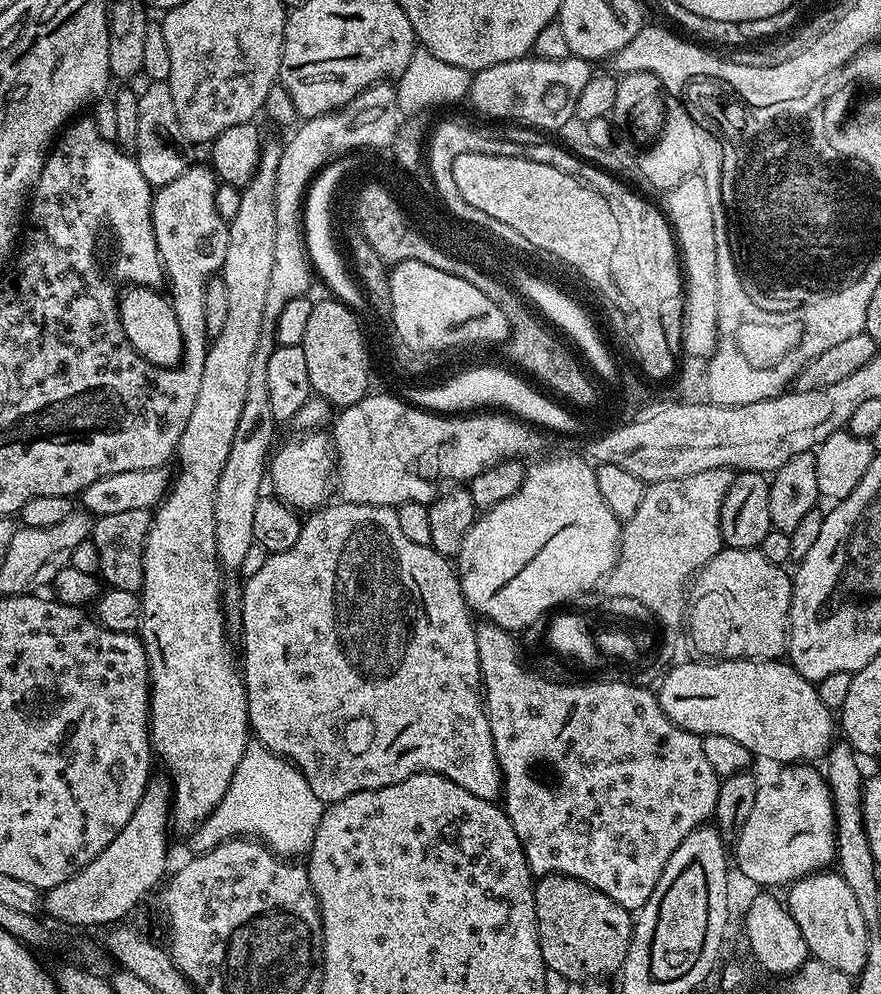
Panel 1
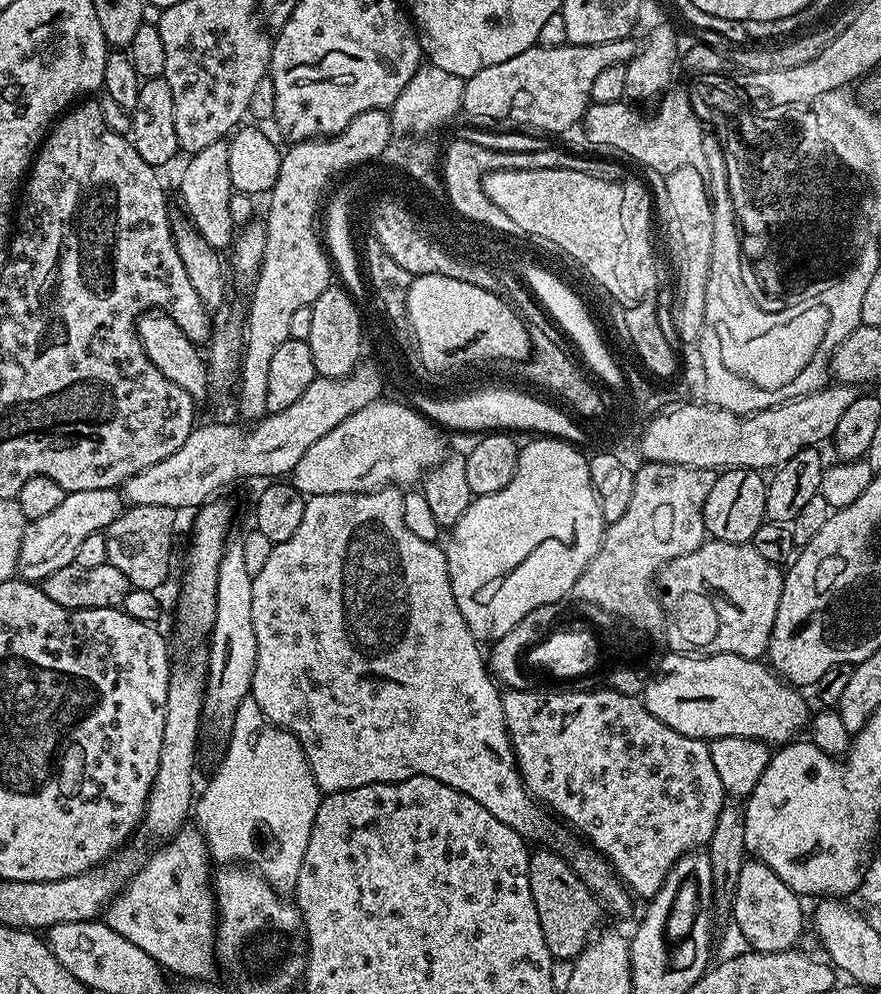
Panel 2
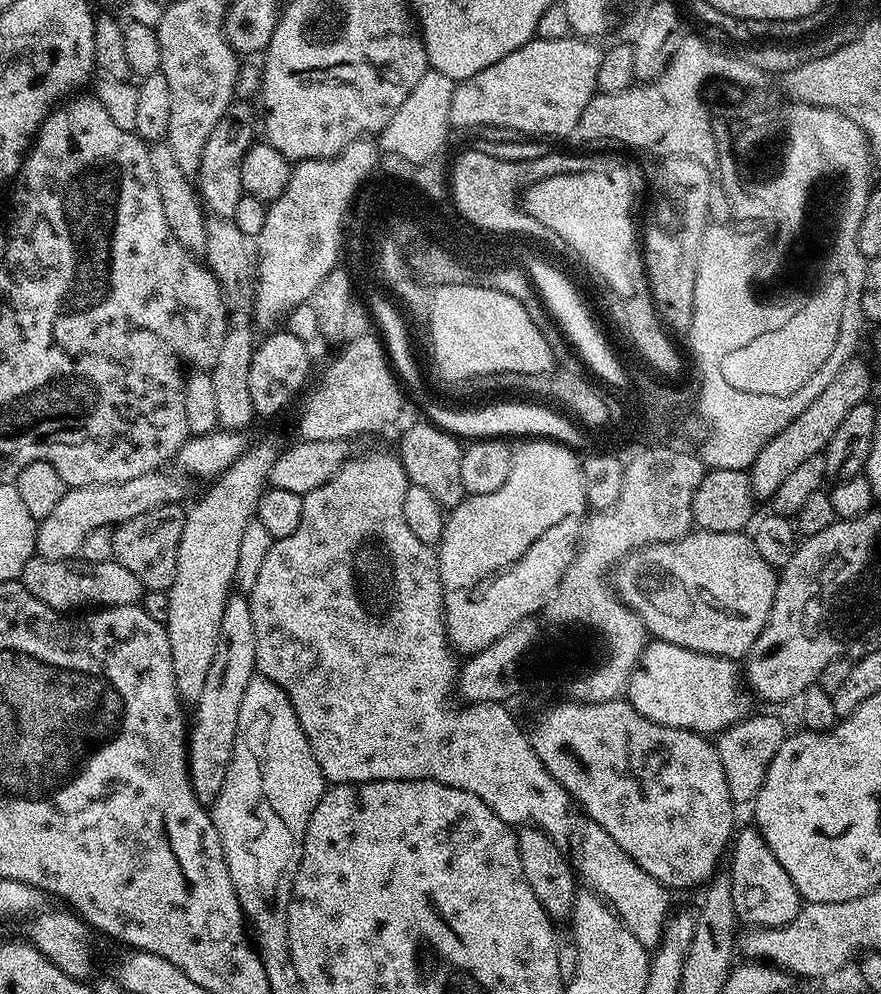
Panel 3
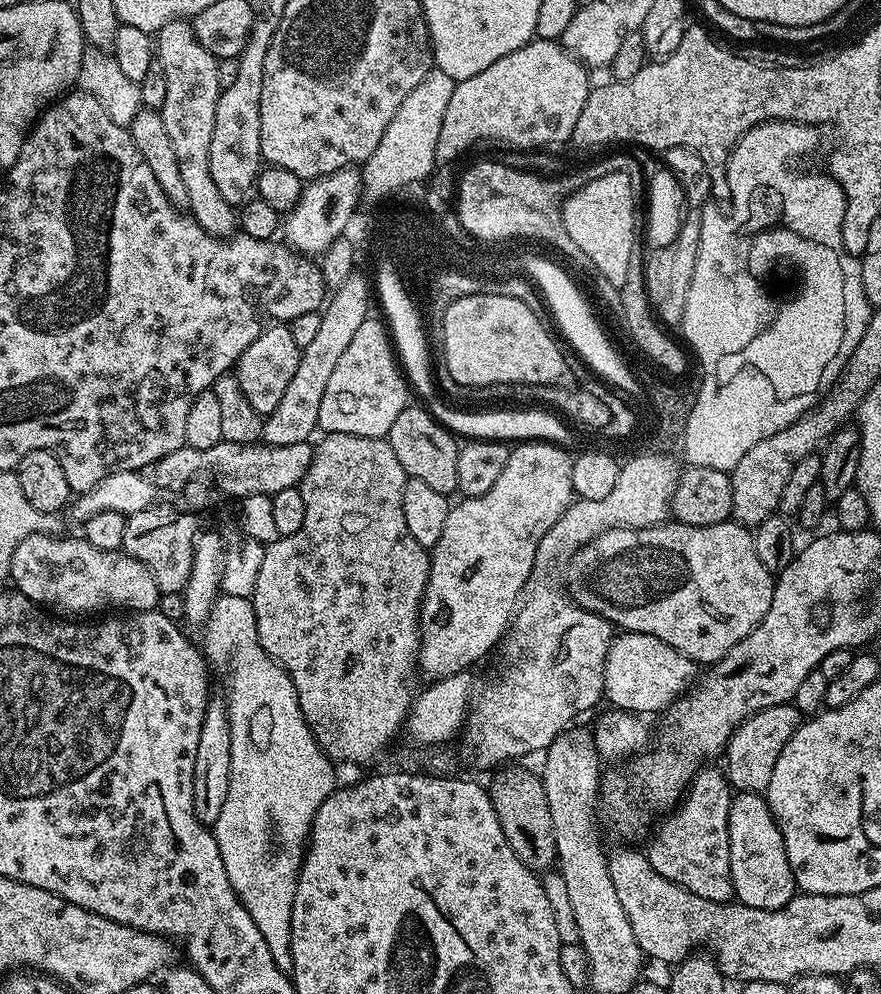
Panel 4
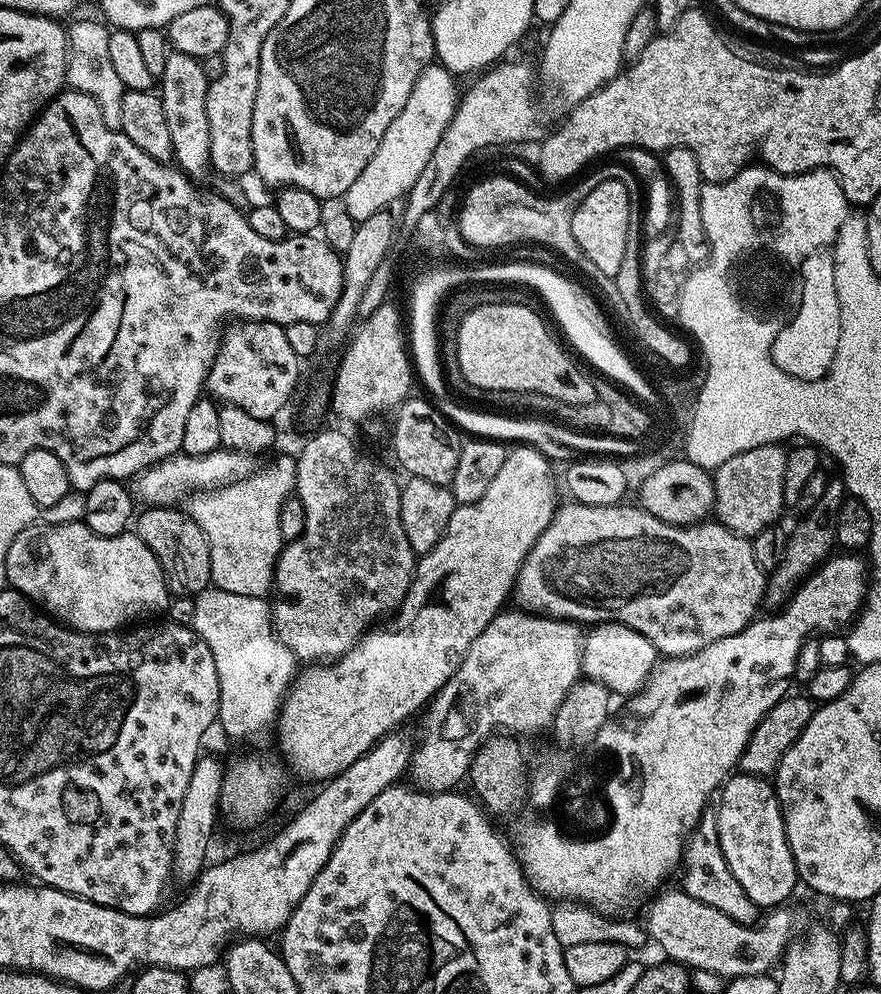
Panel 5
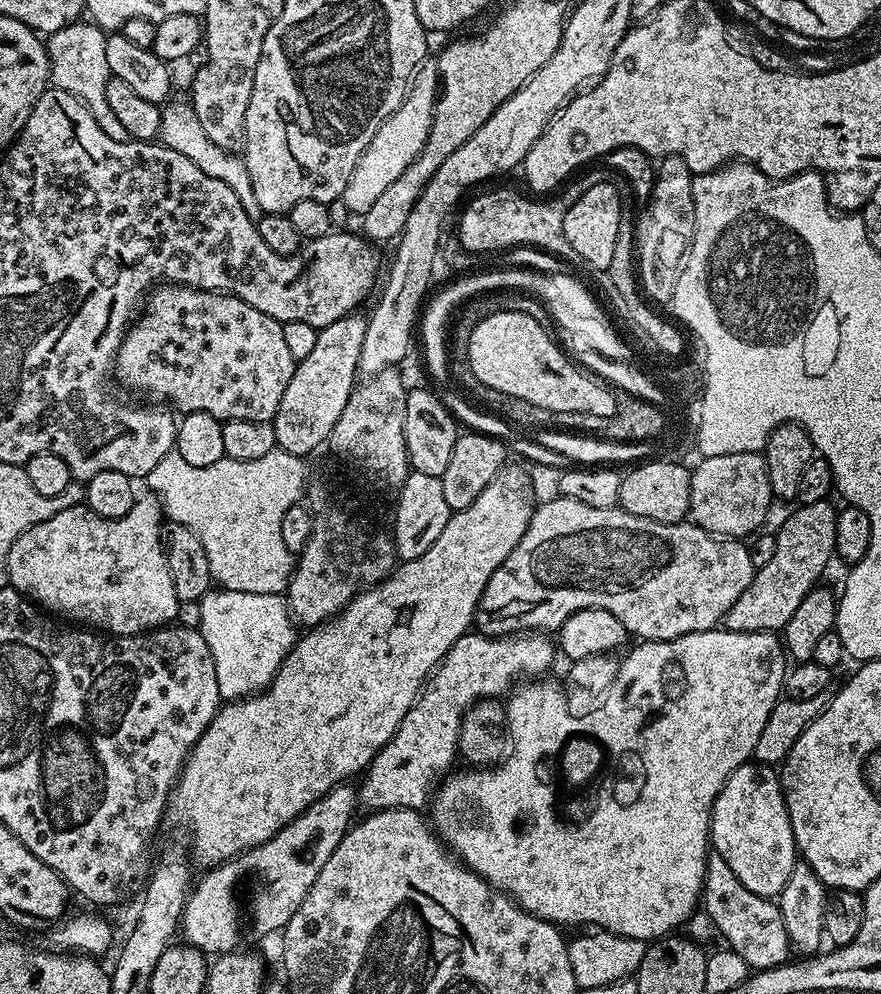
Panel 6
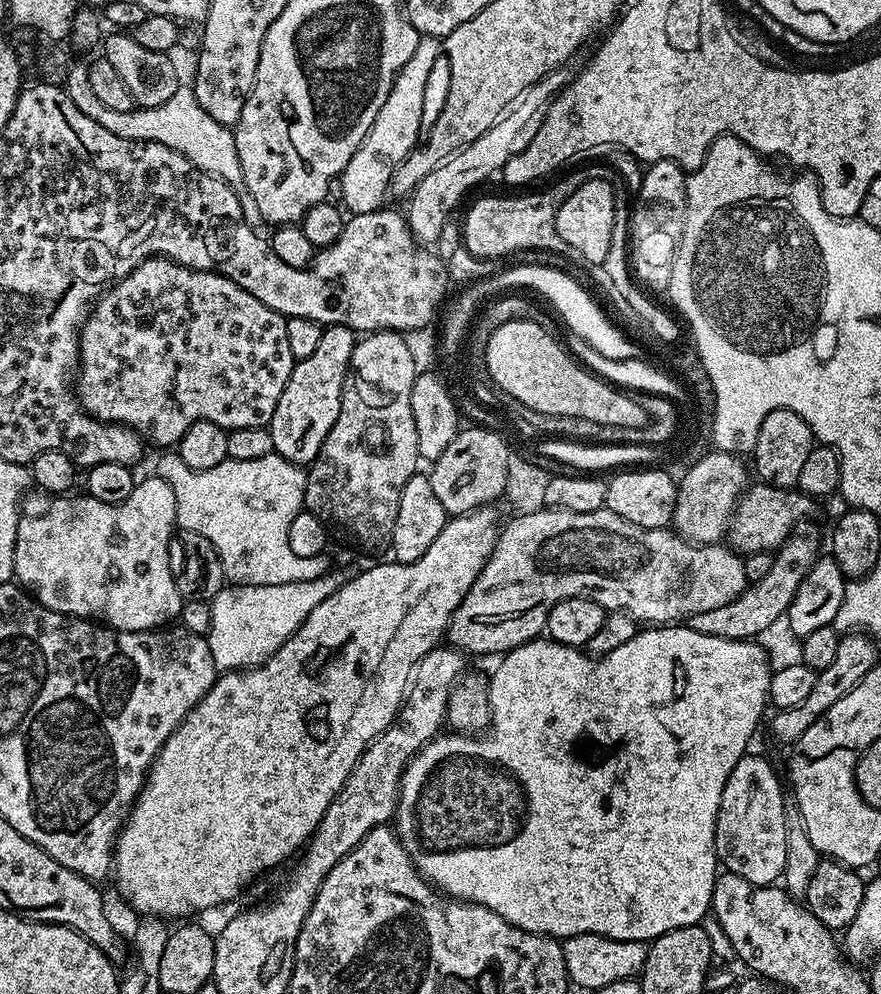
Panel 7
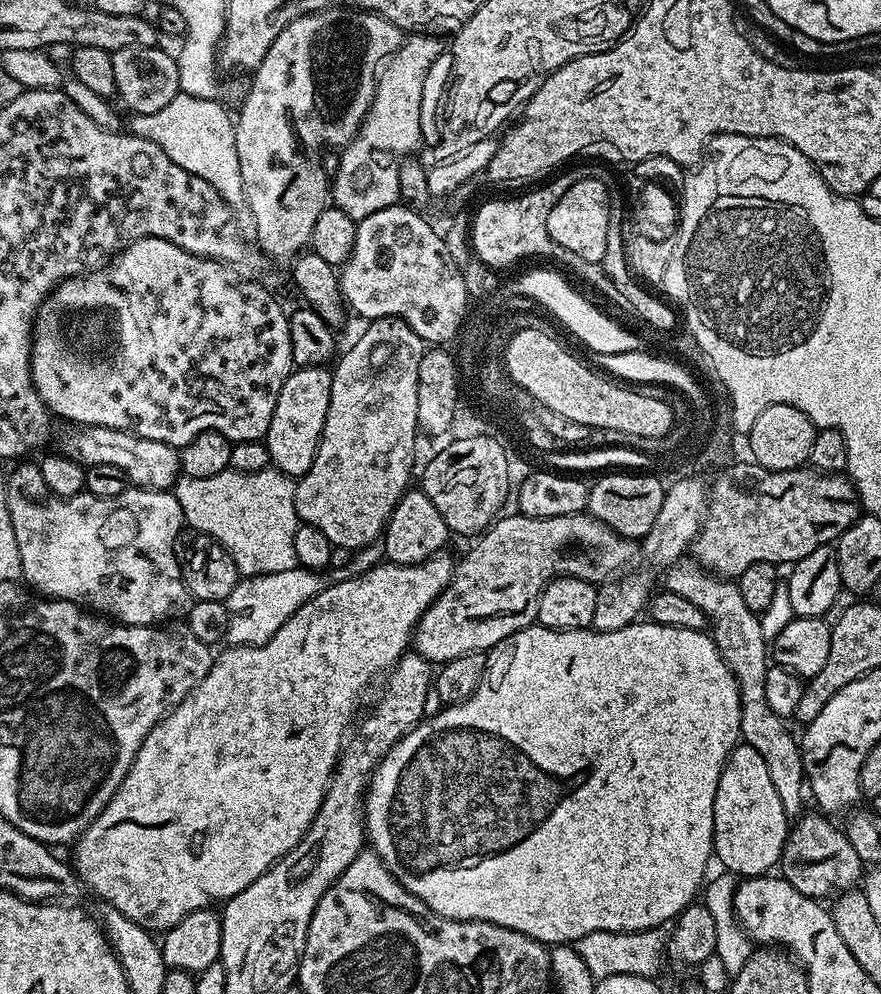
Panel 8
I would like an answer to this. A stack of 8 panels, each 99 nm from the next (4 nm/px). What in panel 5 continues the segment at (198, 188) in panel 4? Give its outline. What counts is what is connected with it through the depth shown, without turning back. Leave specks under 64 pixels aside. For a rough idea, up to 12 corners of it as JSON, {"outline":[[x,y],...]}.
{"outline":[[169,51],[158,77],[175,167],[210,172],[205,65]]}

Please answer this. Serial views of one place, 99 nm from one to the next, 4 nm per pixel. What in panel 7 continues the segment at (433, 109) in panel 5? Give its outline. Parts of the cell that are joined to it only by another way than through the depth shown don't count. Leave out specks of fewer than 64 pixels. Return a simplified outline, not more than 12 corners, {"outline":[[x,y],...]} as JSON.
{"outline":[[425,36],[338,192],[349,213],[385,207],[394,170],[421,139],[441,41]]}

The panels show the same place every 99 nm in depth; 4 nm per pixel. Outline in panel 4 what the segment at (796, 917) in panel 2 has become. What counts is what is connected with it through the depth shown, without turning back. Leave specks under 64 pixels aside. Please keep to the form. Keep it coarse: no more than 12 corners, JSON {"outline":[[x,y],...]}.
{"outline":[[768,801],[730,806],[735,899],[762,910],[797,895]]}

